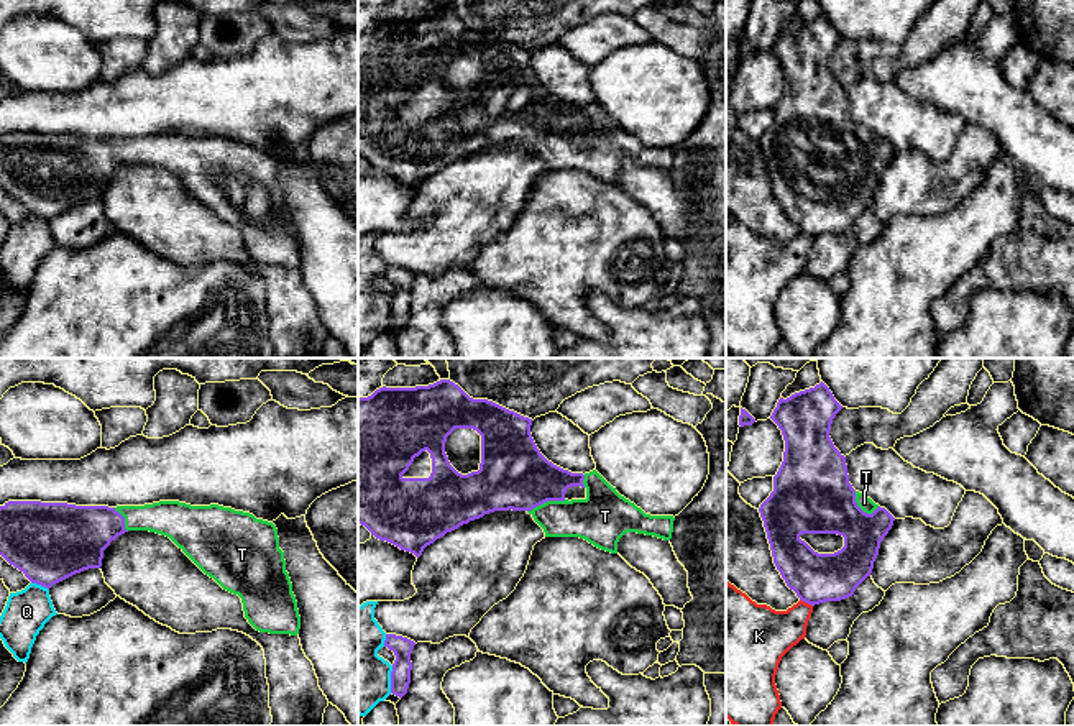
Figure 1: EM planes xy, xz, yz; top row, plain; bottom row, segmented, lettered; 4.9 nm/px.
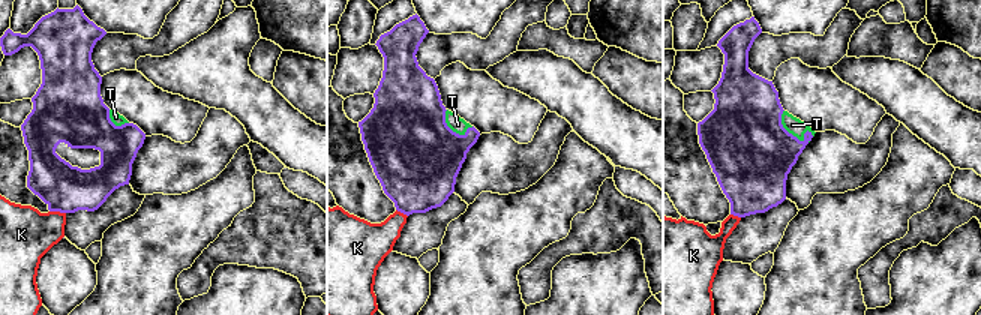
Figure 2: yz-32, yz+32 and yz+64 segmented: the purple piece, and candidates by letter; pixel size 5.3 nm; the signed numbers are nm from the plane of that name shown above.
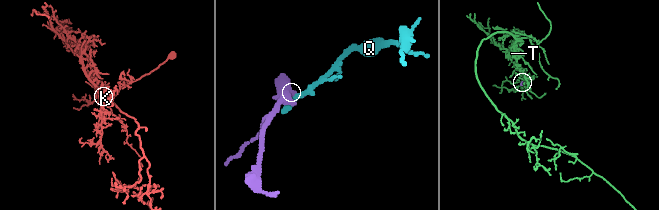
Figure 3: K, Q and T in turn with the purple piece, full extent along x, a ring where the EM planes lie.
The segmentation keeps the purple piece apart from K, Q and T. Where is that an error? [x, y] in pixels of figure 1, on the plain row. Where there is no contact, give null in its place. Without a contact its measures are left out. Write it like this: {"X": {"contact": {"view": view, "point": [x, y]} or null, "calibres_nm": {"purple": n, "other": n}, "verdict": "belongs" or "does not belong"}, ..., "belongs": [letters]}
{"K": {"contact": {"view": "yz", "point": [807, 234]}, "calibres_nm": {"purple": 240, "other": 260}, "verdict": "does not belong"}, "Q": {"contact": {"view": "xz", "point": [391, 311]}, "calibres_nm": {"purple": 100, "other": 300}, "verdict": "does not belong"}, "T": {"contact": {"view": "xz", "point": [546, 133]}, "calibres_nm": {"purple": 340, "other": 220}, "verdict": "belongs"}, "belongs": ["T"]}

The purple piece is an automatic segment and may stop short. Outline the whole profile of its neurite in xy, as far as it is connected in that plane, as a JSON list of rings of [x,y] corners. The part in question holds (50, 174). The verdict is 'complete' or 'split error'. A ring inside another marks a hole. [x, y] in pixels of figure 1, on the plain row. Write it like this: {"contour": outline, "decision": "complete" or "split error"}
{"contour": [[[8,133],[0,138],[0,187],[36,217],[53,217],[89,200],[100,200],[103,182],[128,163],[169,169],[205,207],[238,227],[245,250],[259,264],[297,268],[301,248],[273,154],[218,136],[190,138],[159,133],[145,138],[76,138]]], "decision": "split error"}

